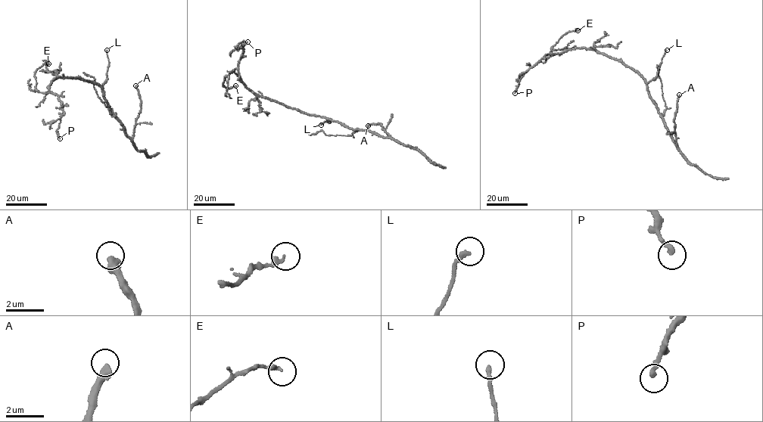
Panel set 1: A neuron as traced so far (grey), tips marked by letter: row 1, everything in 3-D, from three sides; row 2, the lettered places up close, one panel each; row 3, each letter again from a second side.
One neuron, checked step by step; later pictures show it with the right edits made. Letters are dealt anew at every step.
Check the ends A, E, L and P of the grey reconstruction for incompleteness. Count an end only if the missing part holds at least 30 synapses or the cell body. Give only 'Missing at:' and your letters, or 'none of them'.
Missing at: A

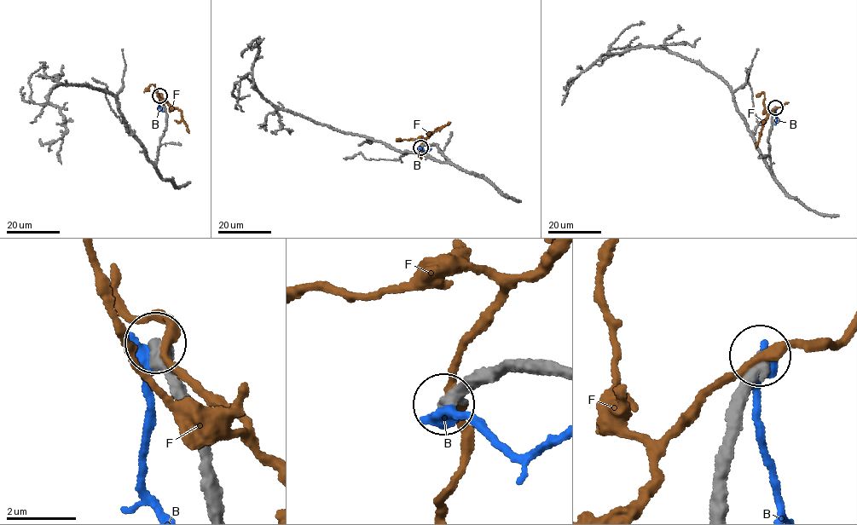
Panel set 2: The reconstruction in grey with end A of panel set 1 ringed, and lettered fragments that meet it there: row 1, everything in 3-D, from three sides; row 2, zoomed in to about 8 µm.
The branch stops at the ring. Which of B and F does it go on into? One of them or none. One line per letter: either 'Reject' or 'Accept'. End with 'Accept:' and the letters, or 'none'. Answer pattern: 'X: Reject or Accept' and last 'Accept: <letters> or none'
B: Reject
F: Reject
Accept: none

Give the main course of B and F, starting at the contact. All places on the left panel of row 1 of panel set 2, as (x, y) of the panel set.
B: (159, 96), (159, 107), (164, 111)
F: (160, 96), (181, 111), (188, 132)

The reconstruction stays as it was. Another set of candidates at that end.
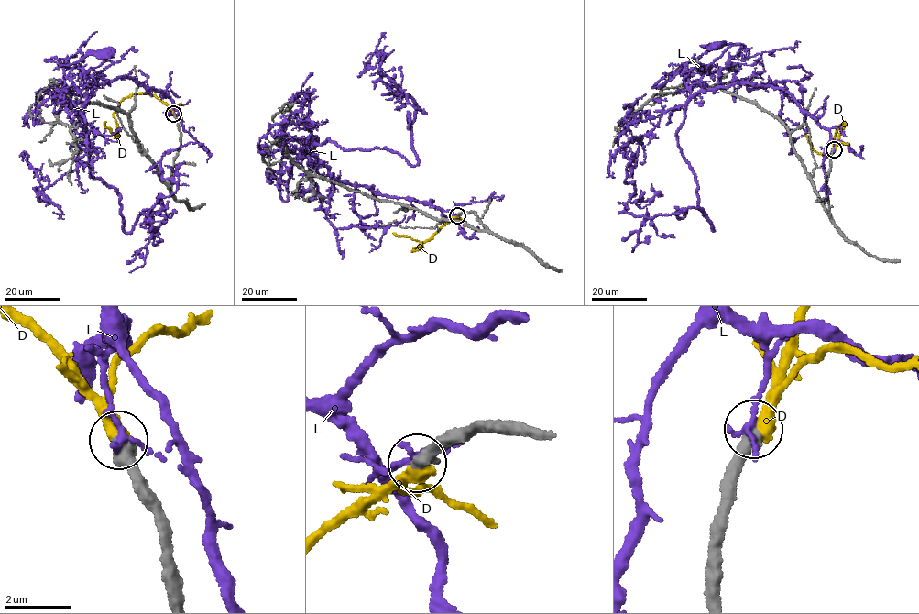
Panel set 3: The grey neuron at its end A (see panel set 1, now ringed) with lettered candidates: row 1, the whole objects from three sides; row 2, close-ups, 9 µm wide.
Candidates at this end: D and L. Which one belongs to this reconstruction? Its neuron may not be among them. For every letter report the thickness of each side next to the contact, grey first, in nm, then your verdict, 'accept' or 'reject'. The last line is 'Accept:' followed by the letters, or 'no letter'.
D: calibres 440 and 480 nm; accept
L: calibres 440 and 160 nm; reject
Accept: D

